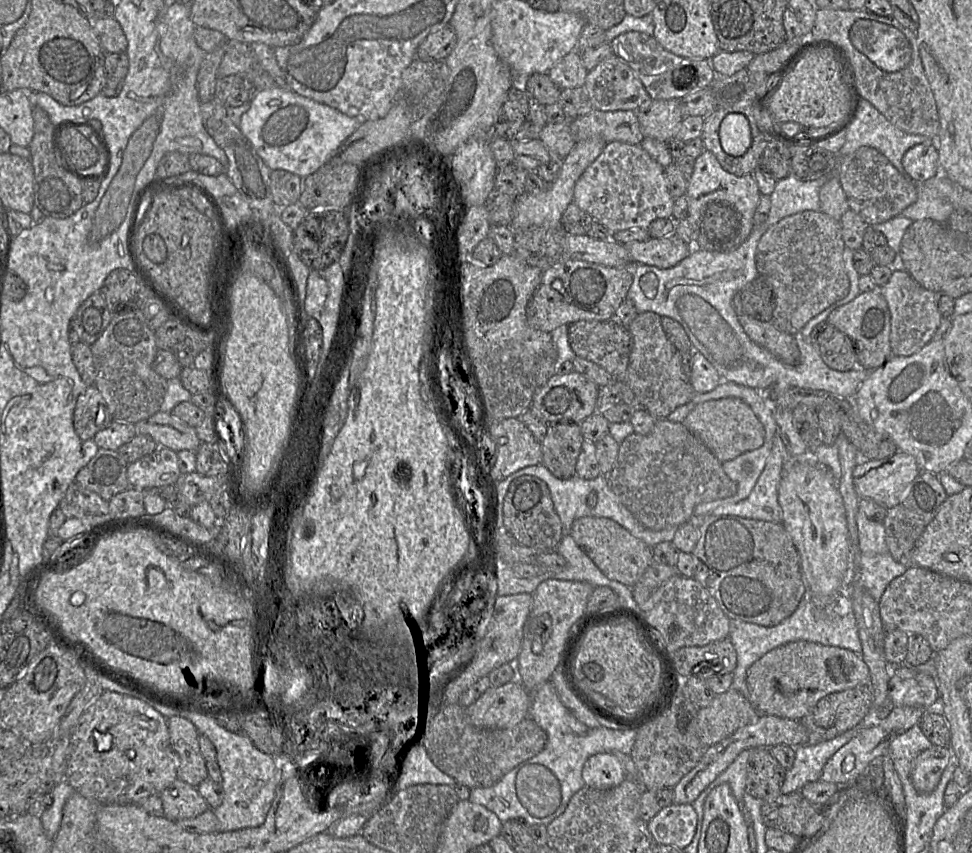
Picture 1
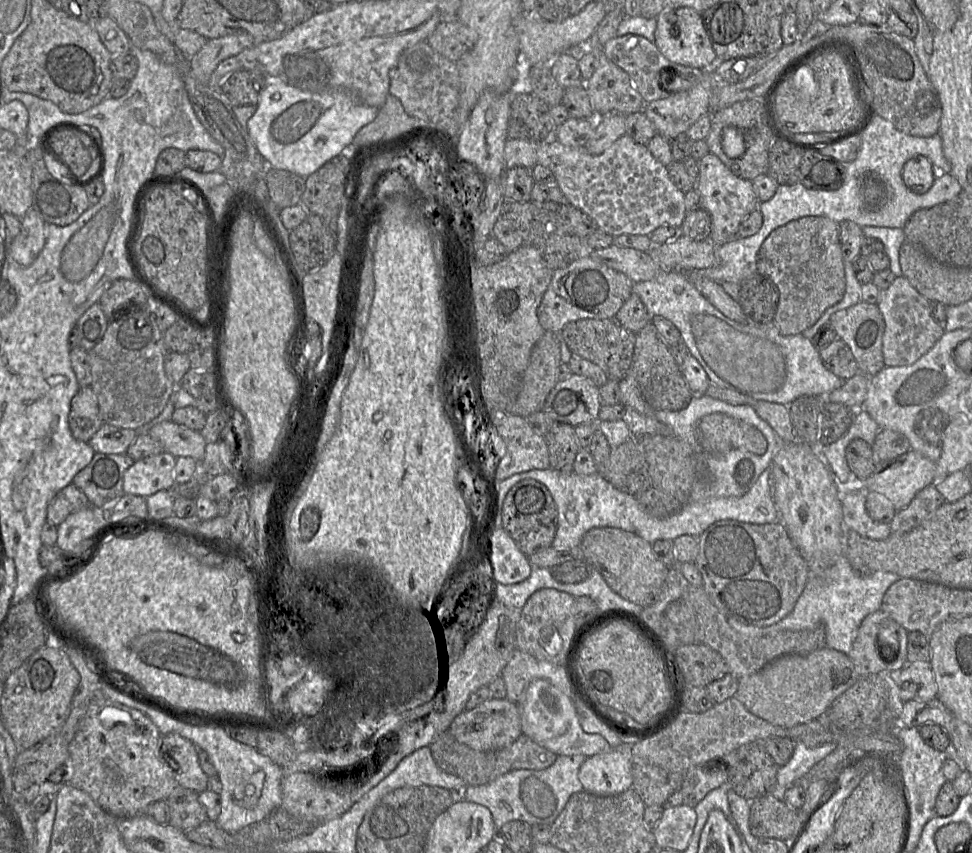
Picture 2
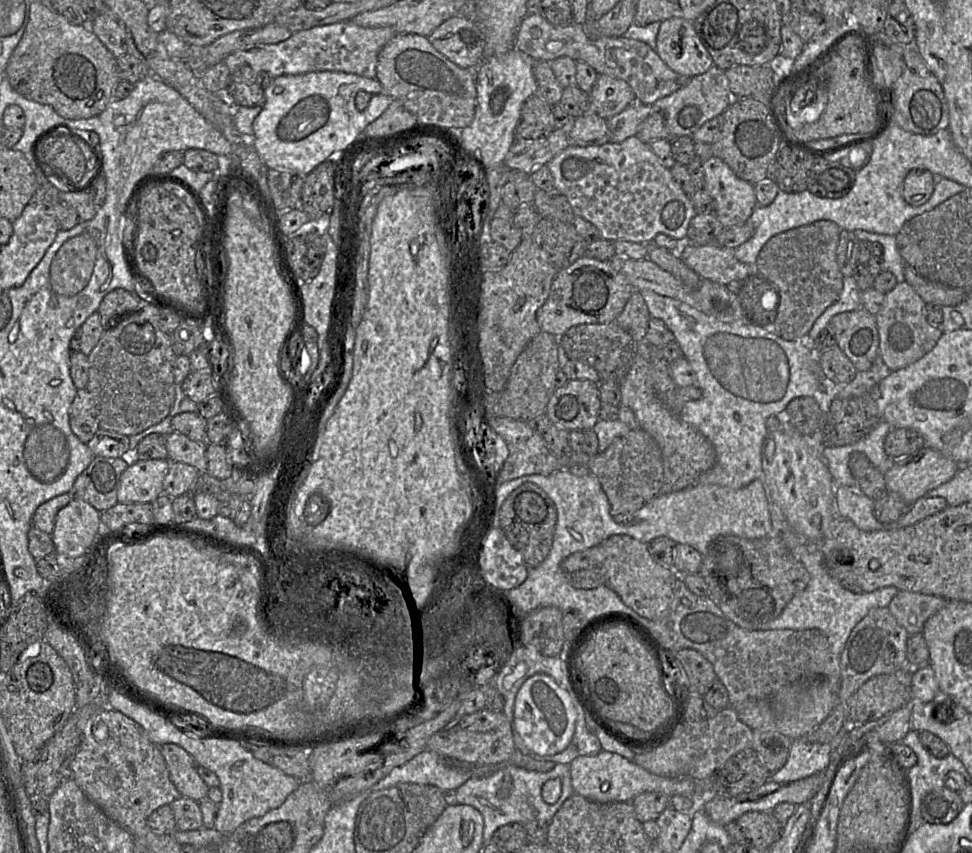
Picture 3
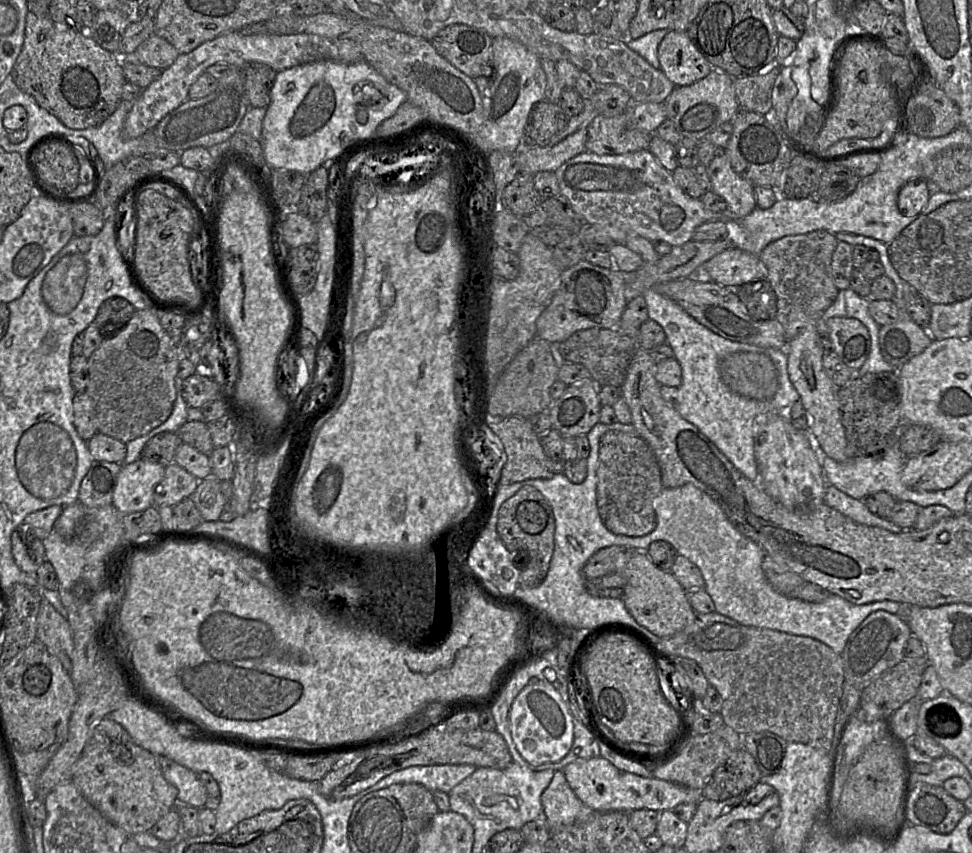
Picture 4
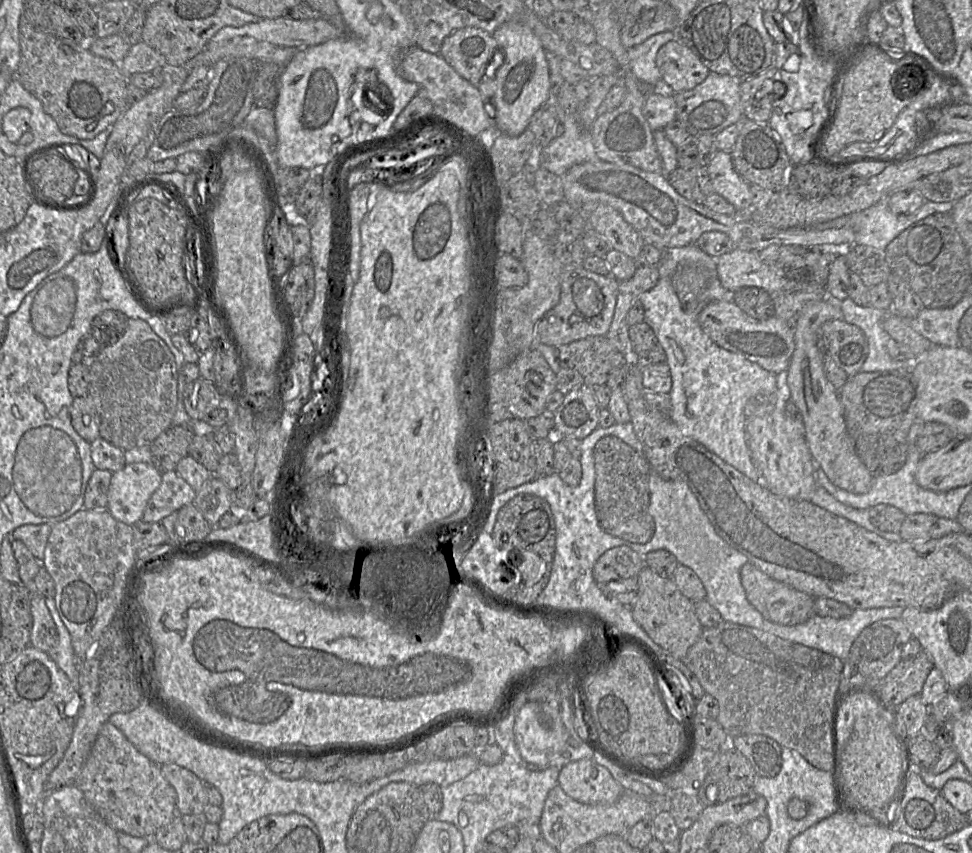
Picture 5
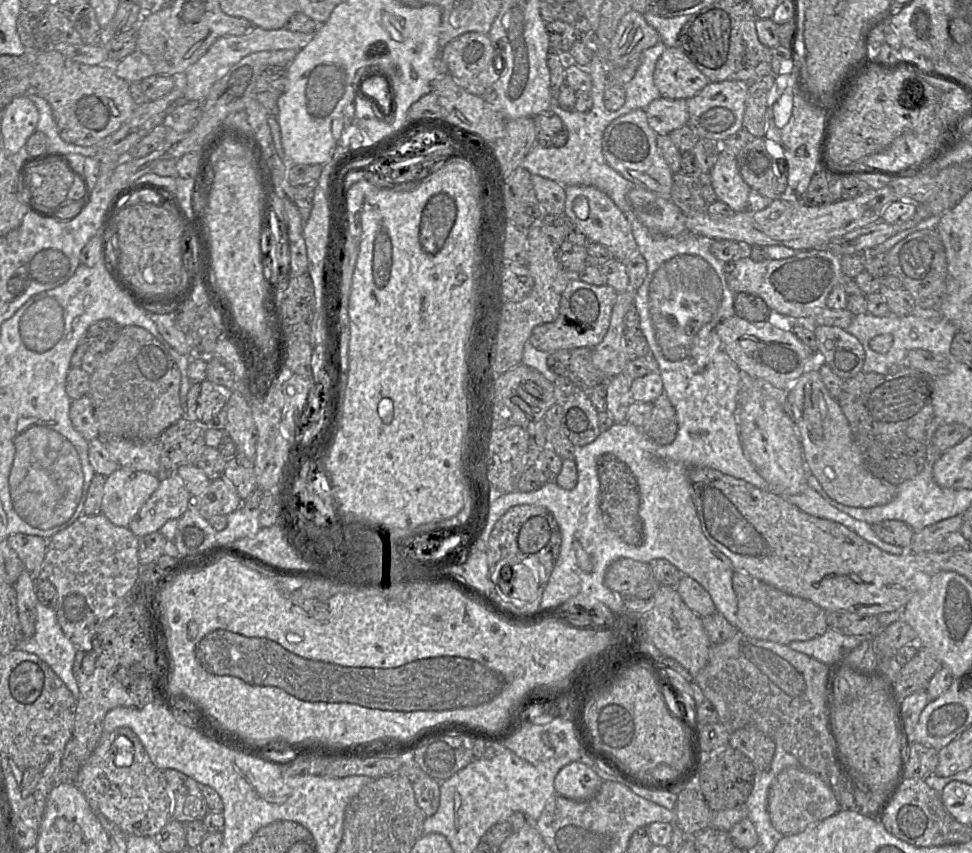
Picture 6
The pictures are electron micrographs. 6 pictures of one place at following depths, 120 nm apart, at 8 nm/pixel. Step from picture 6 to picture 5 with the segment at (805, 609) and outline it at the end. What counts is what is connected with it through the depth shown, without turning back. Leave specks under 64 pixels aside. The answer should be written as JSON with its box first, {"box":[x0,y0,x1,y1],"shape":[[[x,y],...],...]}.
{"box":[740,562,815,626],"shape":[[[750,562],[742,566],[740,579],[747,600],[766,620],[783,626],[793,626],[804,623],[815,615],[812,596],[769,577]]]}

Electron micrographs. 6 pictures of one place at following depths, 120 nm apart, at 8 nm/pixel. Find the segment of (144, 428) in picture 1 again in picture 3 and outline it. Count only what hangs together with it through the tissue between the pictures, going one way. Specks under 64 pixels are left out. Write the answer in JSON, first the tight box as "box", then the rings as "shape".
{"box":[166,431,206,473],"shape":[[[172,431],[166,436],[166,449],[171,462],[182,462],[195,467],[199,473],[206,472],[206,444],[190,440],[185,435]]]}

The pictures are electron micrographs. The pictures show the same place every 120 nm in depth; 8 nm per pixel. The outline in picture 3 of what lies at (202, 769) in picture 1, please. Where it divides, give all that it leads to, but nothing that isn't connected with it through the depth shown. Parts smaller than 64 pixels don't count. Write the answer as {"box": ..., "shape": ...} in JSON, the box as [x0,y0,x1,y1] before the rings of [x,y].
{"box":[159,743,209,801],"shape":[[[165,743],[159,749],[179,795],[195,801],[207,797],[209,787],[199,776],[191,755],[174,743]]]}

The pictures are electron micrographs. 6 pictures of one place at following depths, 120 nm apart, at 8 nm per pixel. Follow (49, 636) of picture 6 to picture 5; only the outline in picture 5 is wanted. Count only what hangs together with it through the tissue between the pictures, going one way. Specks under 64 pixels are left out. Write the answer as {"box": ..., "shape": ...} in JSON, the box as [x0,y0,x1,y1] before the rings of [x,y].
{"box":[45,597,80,692],"shape":[[[54,597],[45,598],[45,603],[49,609],[57,630],[57,644],[50,651],[48,651],[47,654],[68,676],[73,687],[77,692],[79,692],[80,683],[78,659],[72,646],[71,636],[59,616]]]}

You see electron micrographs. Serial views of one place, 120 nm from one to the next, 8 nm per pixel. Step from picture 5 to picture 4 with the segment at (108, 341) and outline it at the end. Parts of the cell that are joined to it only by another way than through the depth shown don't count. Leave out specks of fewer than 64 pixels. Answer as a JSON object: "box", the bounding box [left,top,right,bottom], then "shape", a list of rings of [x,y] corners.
{"box":[94,297,136,339],"shape":[[[113,297],[104,301],[98,309],[94,323],[100,330],[103,339],[110,337],[124,326],[133,316],[136,309],[126,299]]]}

